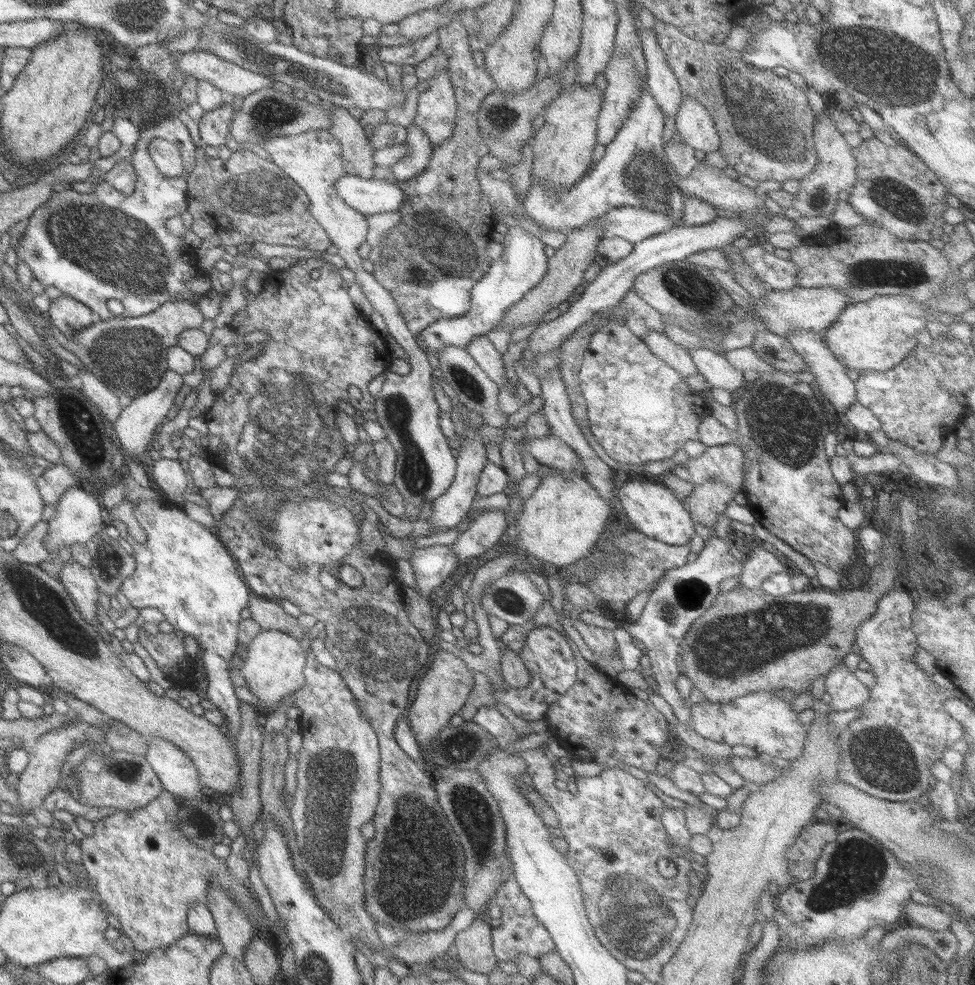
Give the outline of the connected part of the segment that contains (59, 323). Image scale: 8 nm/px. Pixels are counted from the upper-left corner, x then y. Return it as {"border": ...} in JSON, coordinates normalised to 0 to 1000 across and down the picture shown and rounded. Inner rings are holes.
{"border":[[[63,299],[50,307],[48,325],[63,341],[73,343],[77,337],[89,333],[102,325],[89,311],[81,309],[71,301]]]}

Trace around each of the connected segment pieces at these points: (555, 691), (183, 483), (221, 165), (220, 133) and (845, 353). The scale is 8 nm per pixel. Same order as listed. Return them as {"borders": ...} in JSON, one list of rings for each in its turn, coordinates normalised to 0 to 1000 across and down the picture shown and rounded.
{"borders":[[[[554,636],[544,640],[536,654],[531,667],[544,684],[543,692],[538,696],[526,698],[514,690],[511,695],[503,694],[503,706],[507,713],[519,717],[528,727],[542,733],[549,733],[557,730],[562,719],[591,691],[591,674],[588,674],[588,664],[582,656],[577,643],[566,638]]],[[[167,464],[157,468],[154,491],[159,496],[167,497],[172,510],[184,514],[188,510],[186,502],[195,492],[194,484],[188,479],[184,467]]],[[[202,150],[200,166],[191,179],[191,212],[197,223],[210,223],[219,232],[250,238],[256,246],[303,250],[333,256],[338,249],[332,234],[316,214],[313,196],[278,162],[258,151],[244,151],[235,160],[213,159]]],[[[232,101],[221,112],[209,114],[202,124],[206,147],[223,150],[230,146],[233,140],[236,124],[238,123],[239,110]]],[[[901,299],[883,308],[871,309],[861,319],[856,328],[843,337],[844,348],[846,348],[846,352],[850,354],[852,360],[863,369],[867,376],[906,378],[926,366],[926,363],[941,350],[938,338],[949,334],[952,326],[948,312],[949,310],[936,308],[932,302],[926,299]]]]}

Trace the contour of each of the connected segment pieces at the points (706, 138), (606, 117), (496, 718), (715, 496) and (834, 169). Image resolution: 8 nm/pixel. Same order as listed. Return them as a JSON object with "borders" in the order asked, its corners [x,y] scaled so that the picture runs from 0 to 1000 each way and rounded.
{"borders":[[[[699,97],[696,112],[691,118],[692,134],[705,148],[715,154],[733,154],[737,141],[725,113],[708,97]]],[[[628,54],[617,73],[621,91],[611,122],[611,142],[621,148],[630,142],[635,129],[645,118],[650,104],[657,96],[657,87],[648,61]]],[[[492,717],[483,732],[507,749],[512,761],[518,761],[524,753],[532,751],[522,732],[507,717]]],[[[724,487],[710,492],[710,498],[701,511],[711,530],[716,530],[721,536],[729,539],[753,502],[754,499],[743,491],[734,487]]],[[[848,112],[839,120],[835,120],[833,143],[837,163],[835,170],[818,183],[817,195],[812,197],[811,211],[821,219],[849,220],[859,206],[859,195],[870,193],[878,184],[878,162],[872,148],[867,145],[864,136],[858,133],[854,123],[850,121]]]]}

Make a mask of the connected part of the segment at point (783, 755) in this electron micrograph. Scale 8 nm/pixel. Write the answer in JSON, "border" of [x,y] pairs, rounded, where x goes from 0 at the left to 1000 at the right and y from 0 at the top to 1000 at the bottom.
{"border":[[[769,703],[749,711],[746,715],[727,712],[711,714],[708,717],[706,737],[719,749],[746,757],[765,757],[777,765],[788,765],[806,774],[822,766],[827,739],[817,732],[817,723],[810,719],[808,706],[796,703]]]}

